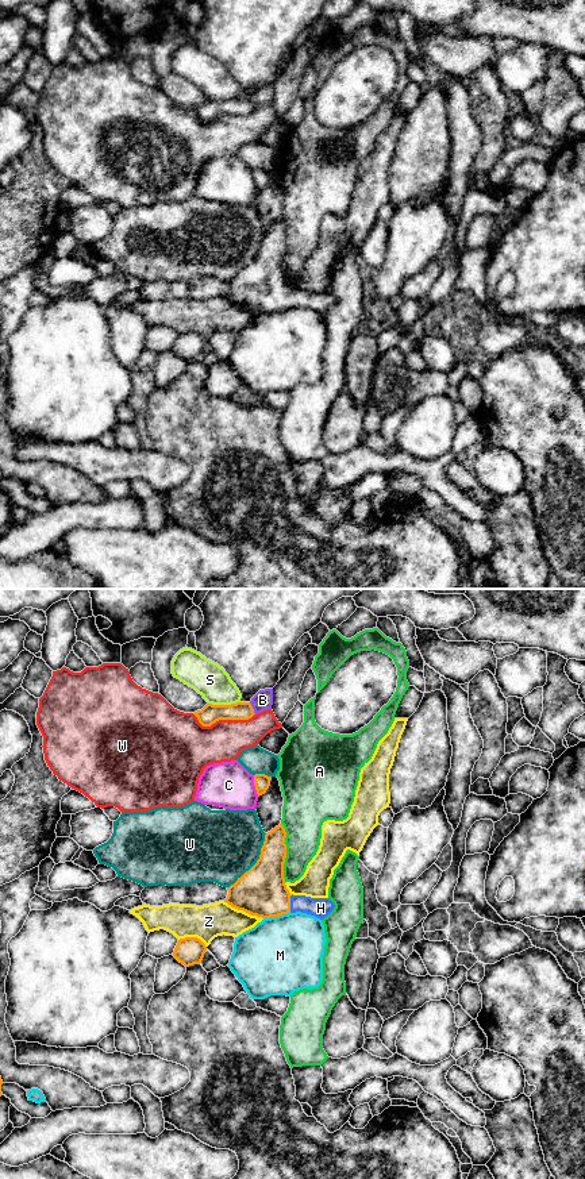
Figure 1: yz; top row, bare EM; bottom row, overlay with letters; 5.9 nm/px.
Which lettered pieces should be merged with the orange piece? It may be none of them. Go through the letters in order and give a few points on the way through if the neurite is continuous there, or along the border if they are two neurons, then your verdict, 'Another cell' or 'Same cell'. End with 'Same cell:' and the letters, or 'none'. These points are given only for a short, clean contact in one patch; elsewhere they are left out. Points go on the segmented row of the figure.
A: Another cell
B: Another cell
C: Boundary: yz (253, 775), (253, 783), (258, 796). Another cell
H: Path across: yz (261, 892), (270, 898), (289, 904), (306, 904), (320, 908). Same cell
M: Another cell
S: Another cell
U: Another cell
W: Another cell
Z: Another cell
Same cell: H

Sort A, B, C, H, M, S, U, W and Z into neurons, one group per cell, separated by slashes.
A / B / C / H / M / S / U / W / Z

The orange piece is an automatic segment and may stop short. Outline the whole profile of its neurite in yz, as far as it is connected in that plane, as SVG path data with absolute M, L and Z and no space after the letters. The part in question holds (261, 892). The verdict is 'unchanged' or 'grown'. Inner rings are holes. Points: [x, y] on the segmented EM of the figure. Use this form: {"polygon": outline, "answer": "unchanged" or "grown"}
{"polygon": "M282 824L265 835L259 859L234 885L227 887L228 895L224 902L262 918L301 912L323 920L335 908L330 898L293 895L286 889L284 878L285 837Z", "answer": "grown"}

